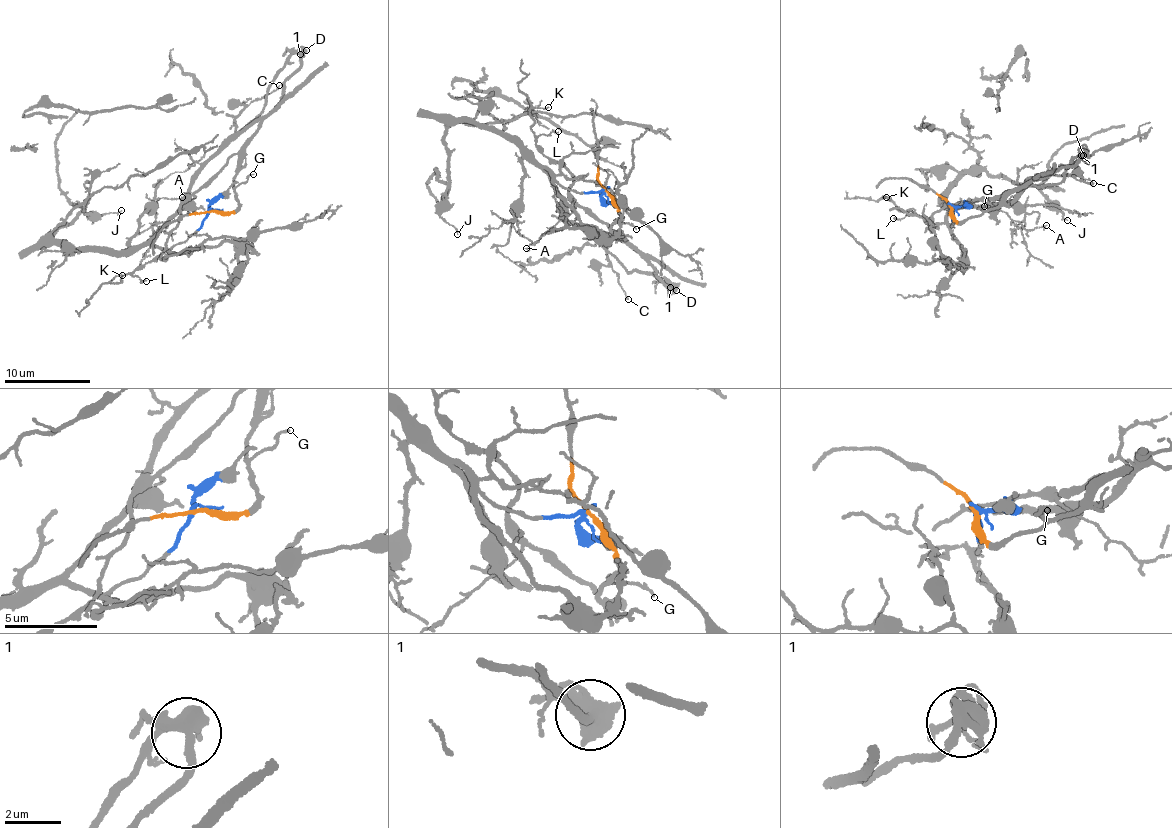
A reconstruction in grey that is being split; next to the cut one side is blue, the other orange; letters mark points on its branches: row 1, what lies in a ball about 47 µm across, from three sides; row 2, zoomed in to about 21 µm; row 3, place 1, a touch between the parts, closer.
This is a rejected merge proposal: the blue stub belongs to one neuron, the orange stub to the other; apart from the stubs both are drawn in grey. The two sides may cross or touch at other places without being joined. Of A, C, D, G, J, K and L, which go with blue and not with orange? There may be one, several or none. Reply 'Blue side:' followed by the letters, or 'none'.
Blue side: C, D, J

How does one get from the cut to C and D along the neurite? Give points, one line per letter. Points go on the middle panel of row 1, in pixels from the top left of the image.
C: (605, 189), (586, 194), (566, 187), (545, 169), (565, 220), (573, 220), (609, 238), (610, 267), (627, 299)
D: (605, 189), (586, 194), (566, 187), (545, 169), (563, 216), (601, 239), (623, 268), (677, 291)

